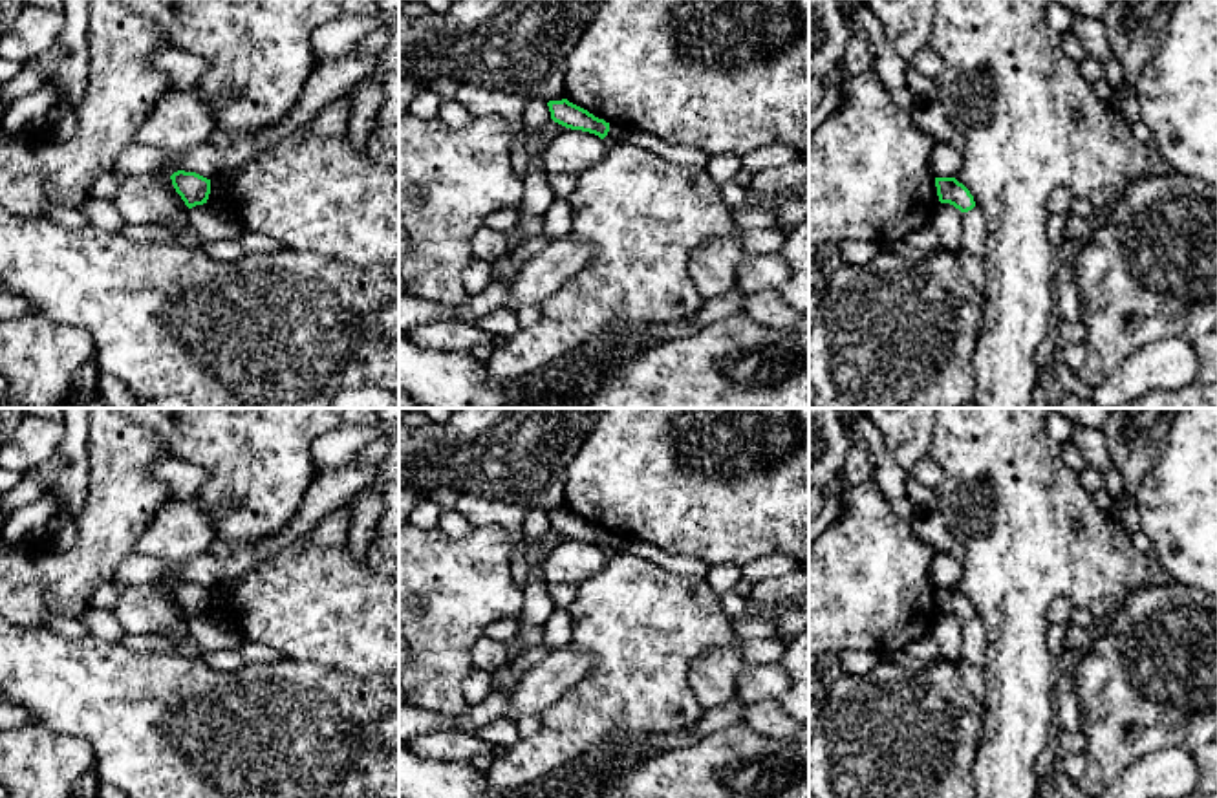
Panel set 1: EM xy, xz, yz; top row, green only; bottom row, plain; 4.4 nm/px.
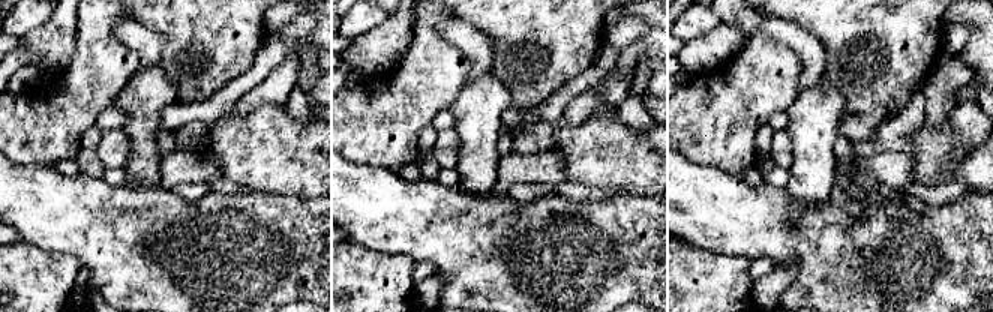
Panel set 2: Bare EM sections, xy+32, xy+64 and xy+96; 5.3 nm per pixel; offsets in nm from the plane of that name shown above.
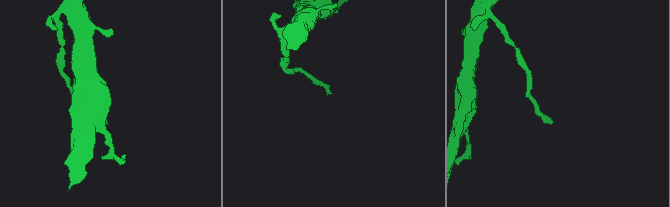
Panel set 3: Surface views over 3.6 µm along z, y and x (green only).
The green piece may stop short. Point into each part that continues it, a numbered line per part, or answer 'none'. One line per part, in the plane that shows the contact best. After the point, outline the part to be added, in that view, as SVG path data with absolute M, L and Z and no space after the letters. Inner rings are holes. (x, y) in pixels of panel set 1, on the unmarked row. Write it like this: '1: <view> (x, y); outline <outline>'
none

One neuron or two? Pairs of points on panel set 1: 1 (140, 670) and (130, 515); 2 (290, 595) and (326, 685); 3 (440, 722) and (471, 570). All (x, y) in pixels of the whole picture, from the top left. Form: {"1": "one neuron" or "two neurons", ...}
{"1": "two neurons", "2": "two neurons", "3": "two neurons"}

